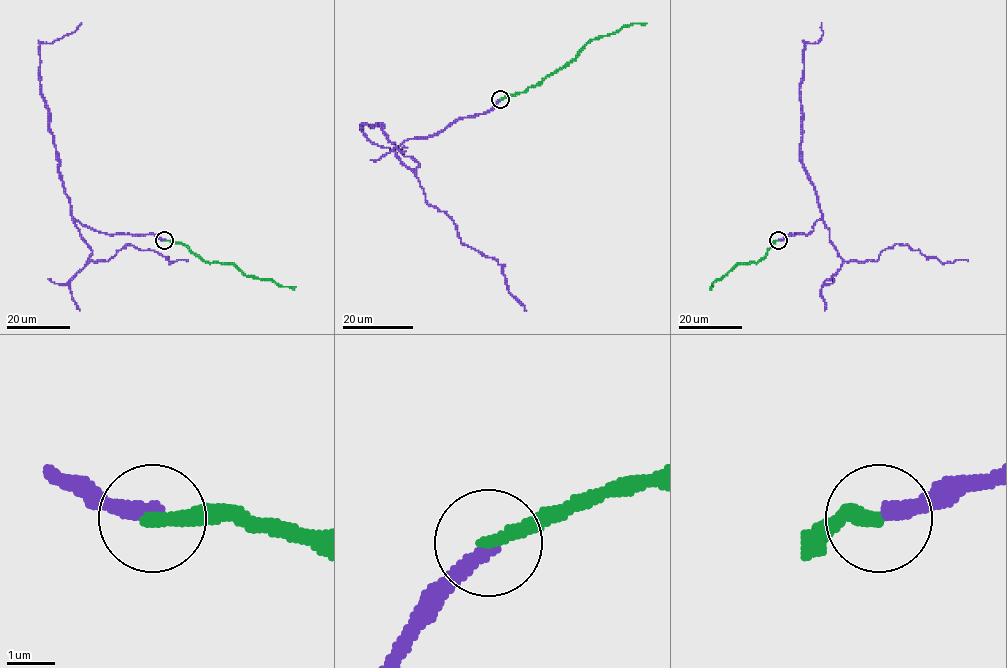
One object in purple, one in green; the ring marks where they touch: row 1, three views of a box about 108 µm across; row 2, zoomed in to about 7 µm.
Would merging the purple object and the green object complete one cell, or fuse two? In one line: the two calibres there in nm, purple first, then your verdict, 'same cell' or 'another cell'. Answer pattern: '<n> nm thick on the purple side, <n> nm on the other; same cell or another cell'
340 nm thick on the purple side, 300 nm on the other; same cell

